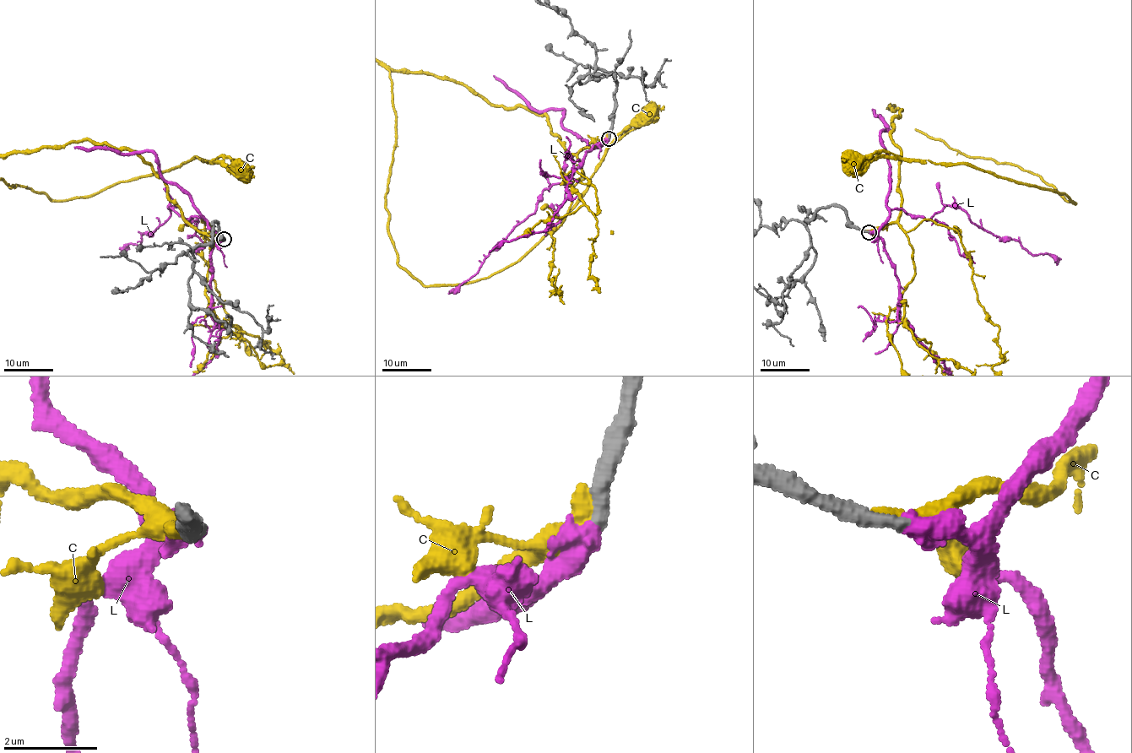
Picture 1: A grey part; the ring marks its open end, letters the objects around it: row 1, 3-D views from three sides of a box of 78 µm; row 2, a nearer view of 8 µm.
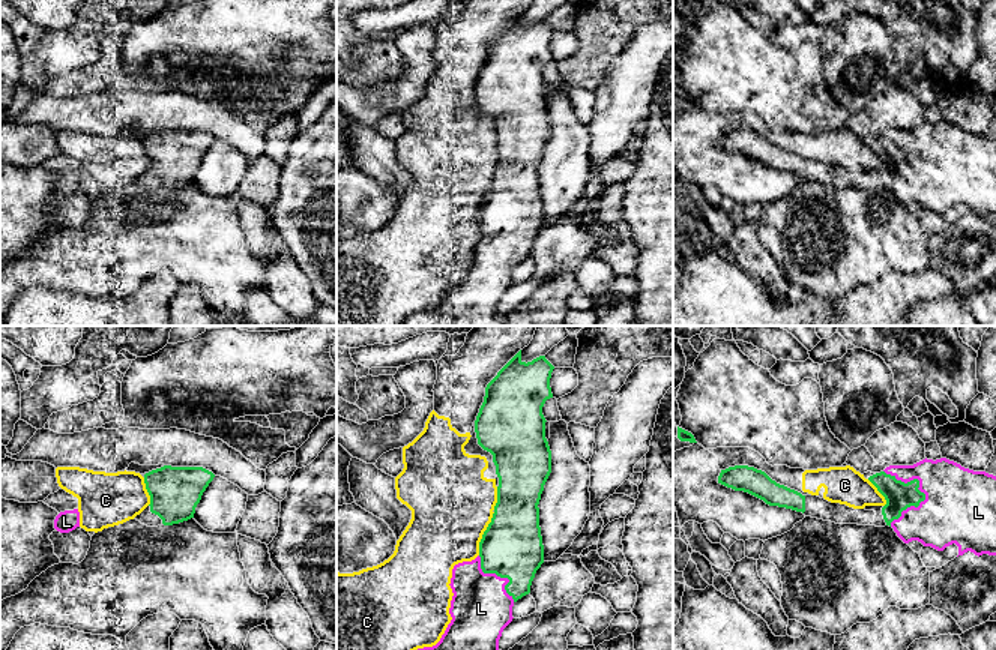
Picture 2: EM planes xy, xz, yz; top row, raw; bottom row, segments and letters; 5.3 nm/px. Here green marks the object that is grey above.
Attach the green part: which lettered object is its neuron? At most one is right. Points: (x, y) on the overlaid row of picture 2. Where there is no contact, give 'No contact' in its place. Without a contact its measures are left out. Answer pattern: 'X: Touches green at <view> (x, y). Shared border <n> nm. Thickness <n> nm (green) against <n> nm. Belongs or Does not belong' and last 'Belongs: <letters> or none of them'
C: Touches green at xz (484, 533). Shared border 240 nm. Thickness 340 nm (green) against 440 nm. Does not belong
L: Touches green at yz (920, 491). Shared border 300 nm. Thickness 150 nm (green) against 380 nm. Belongs
Belongs: L

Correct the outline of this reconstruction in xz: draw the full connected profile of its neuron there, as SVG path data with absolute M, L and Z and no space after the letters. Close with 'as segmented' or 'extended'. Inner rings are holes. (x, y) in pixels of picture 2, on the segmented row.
M520 350L485 387L484 402L475 420L475 432L478 444L493 455L499 477L497 503L491 522L479 542L479 555L472 561L458 563L452 569L449 584L454 593L449 608L451 623L436 645L418 650L499 650L502 632L514 618L514 603L530 593L535 573L544 563L538 504L551 473L551 450L545 438L547 420L542 407L547 399L553 398L550 387L553 369L554 366L545 356L527 363L523 362Z | extended

